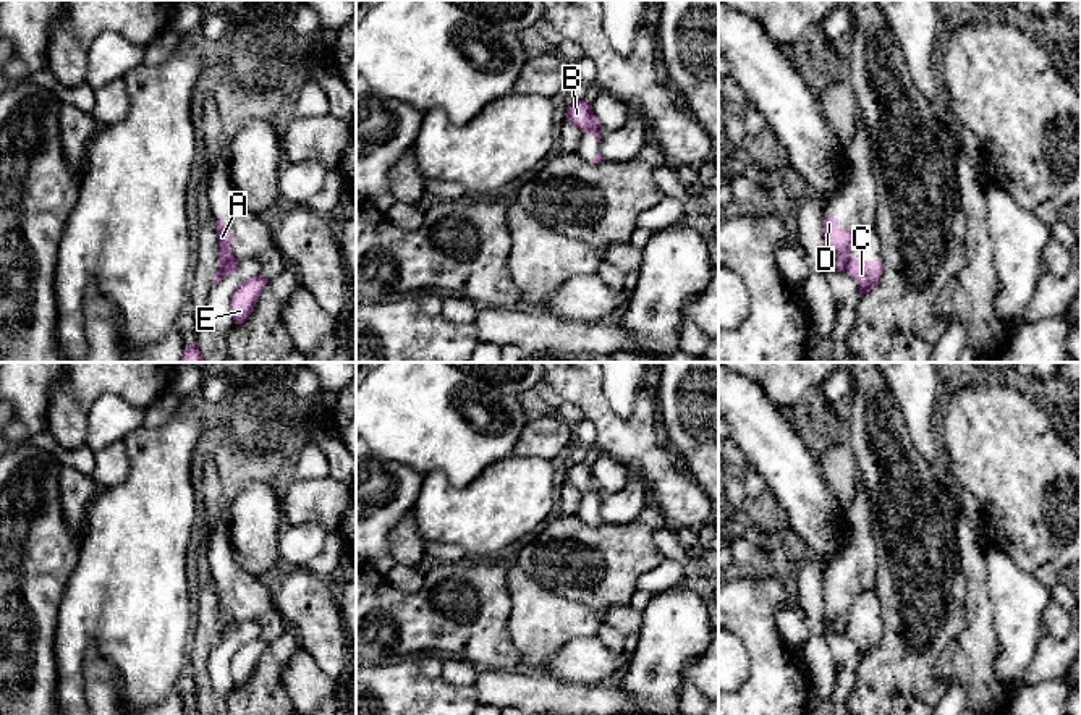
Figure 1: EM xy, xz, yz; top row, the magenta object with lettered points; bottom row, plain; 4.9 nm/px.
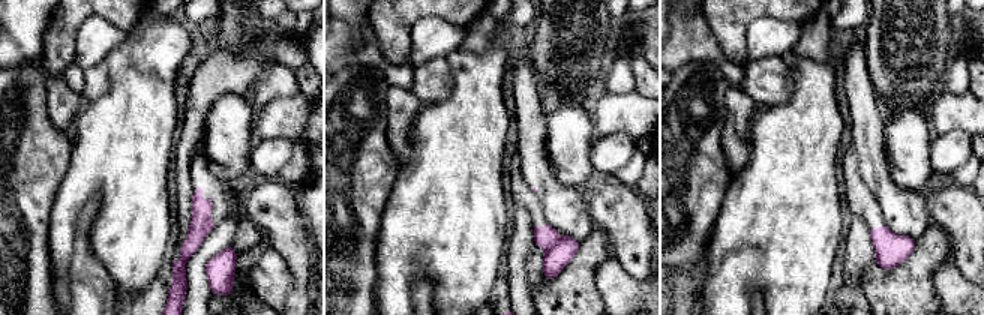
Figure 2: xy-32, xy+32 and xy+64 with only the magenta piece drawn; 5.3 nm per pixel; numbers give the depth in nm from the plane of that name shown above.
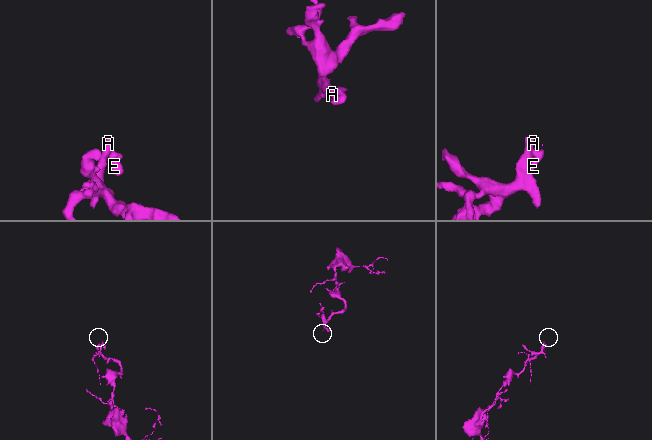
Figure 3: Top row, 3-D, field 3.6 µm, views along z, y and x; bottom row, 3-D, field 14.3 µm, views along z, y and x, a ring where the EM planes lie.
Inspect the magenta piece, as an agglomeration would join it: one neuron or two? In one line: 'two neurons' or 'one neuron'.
two neurons

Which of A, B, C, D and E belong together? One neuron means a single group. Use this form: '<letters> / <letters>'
A B D / C E

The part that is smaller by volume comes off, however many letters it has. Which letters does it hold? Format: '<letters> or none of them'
C, E

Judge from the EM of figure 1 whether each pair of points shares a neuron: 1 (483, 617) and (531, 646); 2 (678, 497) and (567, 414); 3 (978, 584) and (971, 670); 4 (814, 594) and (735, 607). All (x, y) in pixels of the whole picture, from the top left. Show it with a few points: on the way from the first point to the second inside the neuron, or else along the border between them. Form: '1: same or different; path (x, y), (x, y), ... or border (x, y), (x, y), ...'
1: different; border (508, 594), (508, 638), (523, 657)
2: different; border (563, 400), (570, 401), (583, 416)
3: same; path (978, 605), (978, 644), (975, 649)
4: different; border (796, 600), (798, 609)

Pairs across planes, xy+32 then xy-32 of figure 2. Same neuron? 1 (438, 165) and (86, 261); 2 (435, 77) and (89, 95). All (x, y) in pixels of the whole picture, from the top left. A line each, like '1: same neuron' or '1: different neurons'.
1: different neurons
2: same neuron

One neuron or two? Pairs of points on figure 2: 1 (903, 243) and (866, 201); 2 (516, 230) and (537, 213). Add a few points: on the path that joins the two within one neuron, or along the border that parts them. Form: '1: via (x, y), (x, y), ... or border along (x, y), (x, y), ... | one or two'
1: via (891, 240), (876, 225), (872, 213) | one
2: border along (512, 206), (521, 206), (531, 218), (536, 246) | two

